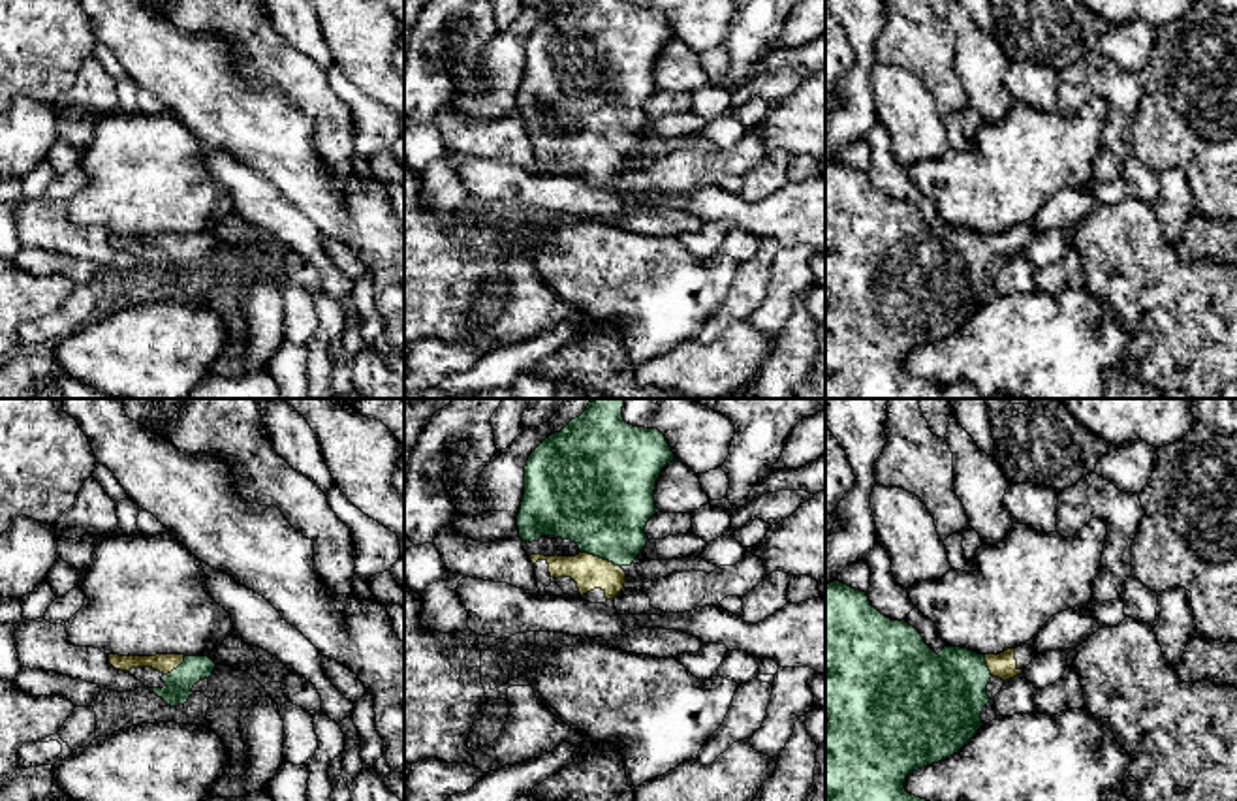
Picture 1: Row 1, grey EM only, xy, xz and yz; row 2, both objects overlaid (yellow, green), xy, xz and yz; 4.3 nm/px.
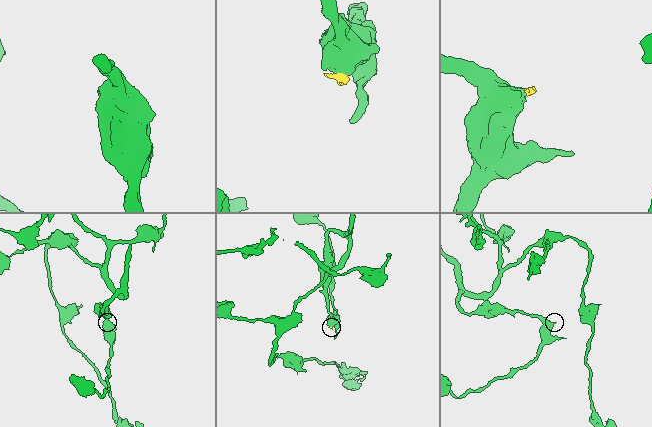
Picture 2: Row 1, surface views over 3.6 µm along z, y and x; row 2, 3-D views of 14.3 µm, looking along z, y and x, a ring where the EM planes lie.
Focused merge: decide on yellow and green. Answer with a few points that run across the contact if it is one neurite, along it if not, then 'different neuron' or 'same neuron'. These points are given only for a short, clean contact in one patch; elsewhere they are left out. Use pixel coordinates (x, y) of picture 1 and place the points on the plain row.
xz (589, 151), (598, 136), (602, 78) | same neuron

